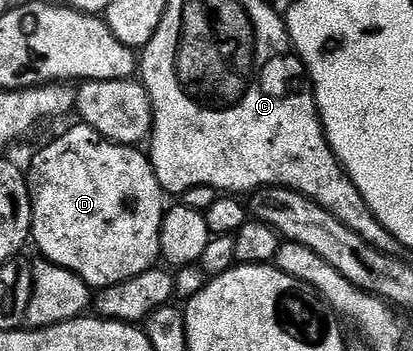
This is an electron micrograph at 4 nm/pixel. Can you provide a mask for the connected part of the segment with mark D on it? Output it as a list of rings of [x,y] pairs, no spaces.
[[[76,124],[72,130],[65,131],[60,138],[53,139],[31,162],[31,170],[29,169],[27,174],[27,185],[31,187],[31,236],[34,245],[39,245],[39,250],[43,253],[40,255],[46,261],[73,272],[82,282],[92,288],[121,284],[141,272],[152,269],[160,261],[159,233],[165,213],[165,205],[163,206],[165,192],[157,180],[155,170],[151,167],[150,157],[144,151],[142,154],[141,151],[142,149],[134,146],[120,146],[117,142],[108,142],[93,127]]]

